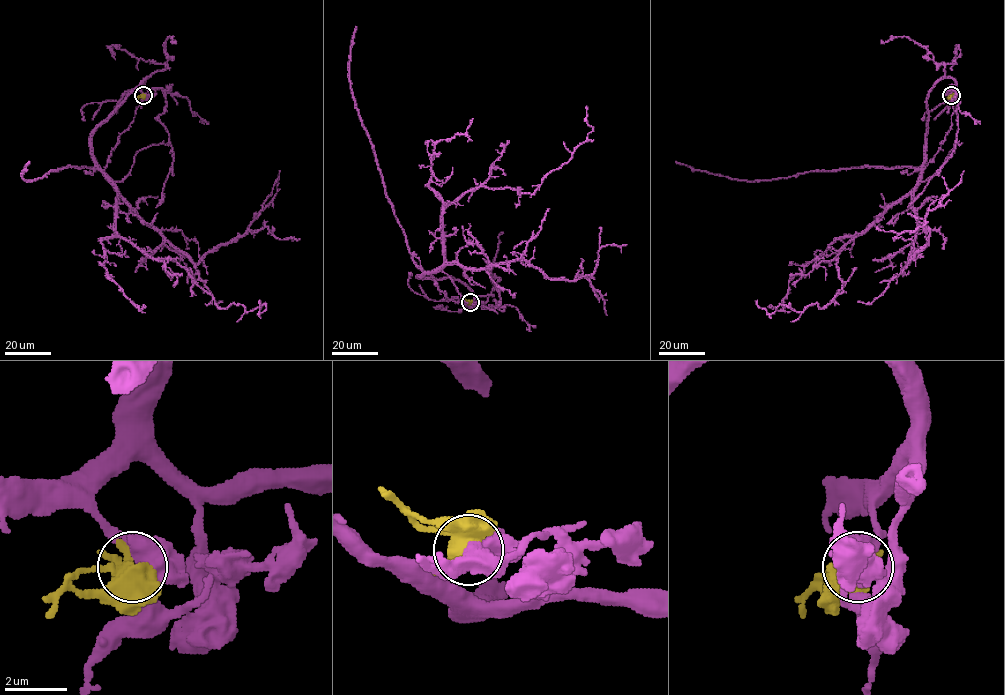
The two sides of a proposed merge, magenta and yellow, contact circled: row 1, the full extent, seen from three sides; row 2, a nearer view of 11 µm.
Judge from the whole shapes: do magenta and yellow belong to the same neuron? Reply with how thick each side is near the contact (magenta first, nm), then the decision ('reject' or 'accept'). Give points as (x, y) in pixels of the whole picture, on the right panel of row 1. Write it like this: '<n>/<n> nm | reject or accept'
440/480 nm | accept

